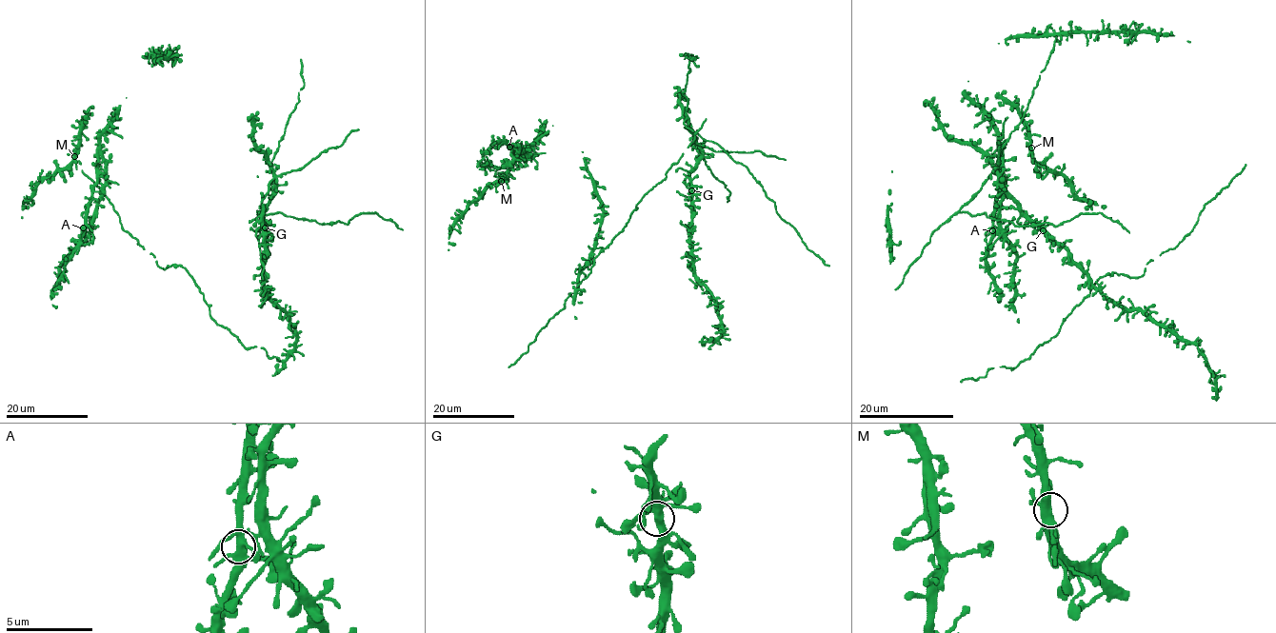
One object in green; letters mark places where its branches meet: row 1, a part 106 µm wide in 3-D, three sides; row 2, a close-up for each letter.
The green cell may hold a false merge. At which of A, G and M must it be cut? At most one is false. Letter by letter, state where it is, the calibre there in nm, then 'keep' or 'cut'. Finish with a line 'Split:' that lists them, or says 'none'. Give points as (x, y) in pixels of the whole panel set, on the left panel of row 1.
A: (83, 227) | 440 nm | keep
G: (265, 227) | 440 nm | keep
M: (74, 156) | 440 nm | keep
Split: none

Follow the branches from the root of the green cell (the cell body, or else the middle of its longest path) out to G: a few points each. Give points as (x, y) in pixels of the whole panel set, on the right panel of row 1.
G: (1078, 289), (1088, 282), (1086, 274), (1066, 248), (1056, 245), (1042, 230)

